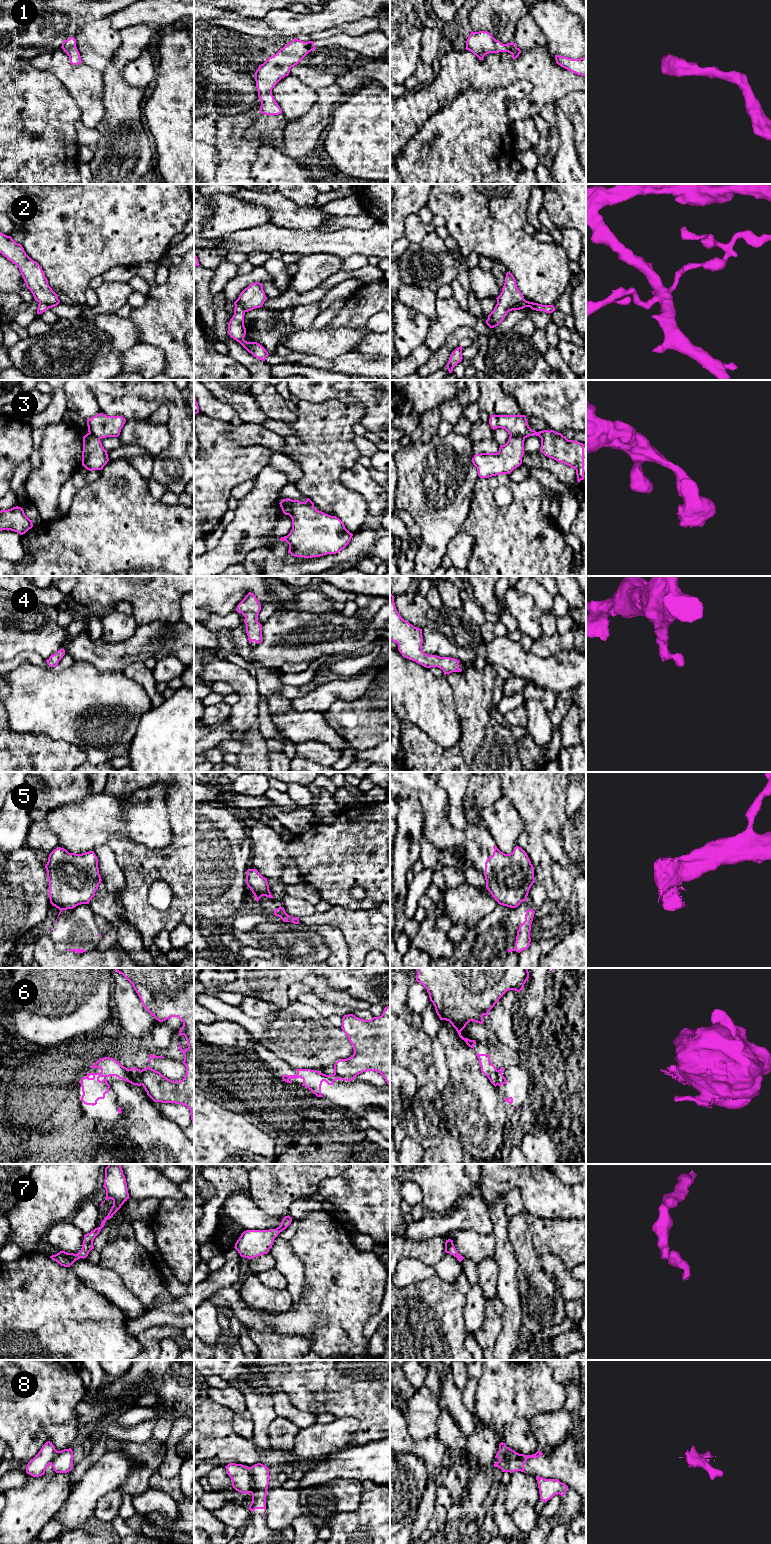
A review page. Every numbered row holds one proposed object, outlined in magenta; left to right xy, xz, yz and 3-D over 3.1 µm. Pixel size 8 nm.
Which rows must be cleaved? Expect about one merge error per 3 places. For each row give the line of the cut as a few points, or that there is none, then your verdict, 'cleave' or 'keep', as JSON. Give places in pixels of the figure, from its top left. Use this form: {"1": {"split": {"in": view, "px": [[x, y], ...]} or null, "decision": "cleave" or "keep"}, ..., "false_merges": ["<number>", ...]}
{"1": {"split": null, "decision": "keep"}, "2": {"split": {"in": "yz", "px": [[524, 299], [507, 311]]}, "decision": "cleave"}, "3": {"split": {"in": "xz", "px": [[293, 500], [288, 514]]}, "decision": "cleave"}, "4": {"split": null, "decision": "keep"}, "5": {"split": {"in": "xz", "px": [[255, 895], [261, 896]]}, "decision": "cleave"}, "6": {"split": {"in": "xy", "px": [[141, 1070], [140, 1084]]}, "decision": "cleave"}, "7": {"split": null, "decision": "keep"}, "8": {"split": {"in": "xz", "px": [[249, 1468], [252, 1484], [251, 1492]]}, "decision": "cleave"}, "false_merges": ["2", "3", "5", "6", "8"]}

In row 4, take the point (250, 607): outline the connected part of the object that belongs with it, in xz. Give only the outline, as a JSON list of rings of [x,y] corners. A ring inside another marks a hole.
[[[249,592],[245,598],[237,605],[236,611],[245,617],[246,633],[249,643],[255,641],[262,642],[262,625],[257,621],[261,604],[254,593]]]

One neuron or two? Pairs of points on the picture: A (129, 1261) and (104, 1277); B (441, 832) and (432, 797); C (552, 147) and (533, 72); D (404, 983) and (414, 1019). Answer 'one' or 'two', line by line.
A: two
B: one
C: two
D: one

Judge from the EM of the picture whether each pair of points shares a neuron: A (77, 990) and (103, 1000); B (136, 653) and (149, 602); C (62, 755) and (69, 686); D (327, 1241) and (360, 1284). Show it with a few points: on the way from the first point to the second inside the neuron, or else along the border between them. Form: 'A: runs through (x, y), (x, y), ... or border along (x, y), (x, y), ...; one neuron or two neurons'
A: runs through (83, 996), (87, 1000), (97, 1000); one neuron
B: border along (166, 622), (151, 621), (138, 626); two neurons
C: border along (41, 733), (56, 740), (72, 743), (84, 752); two neurons
D: runs through (328, 1252), (349, 1273); one neuron

